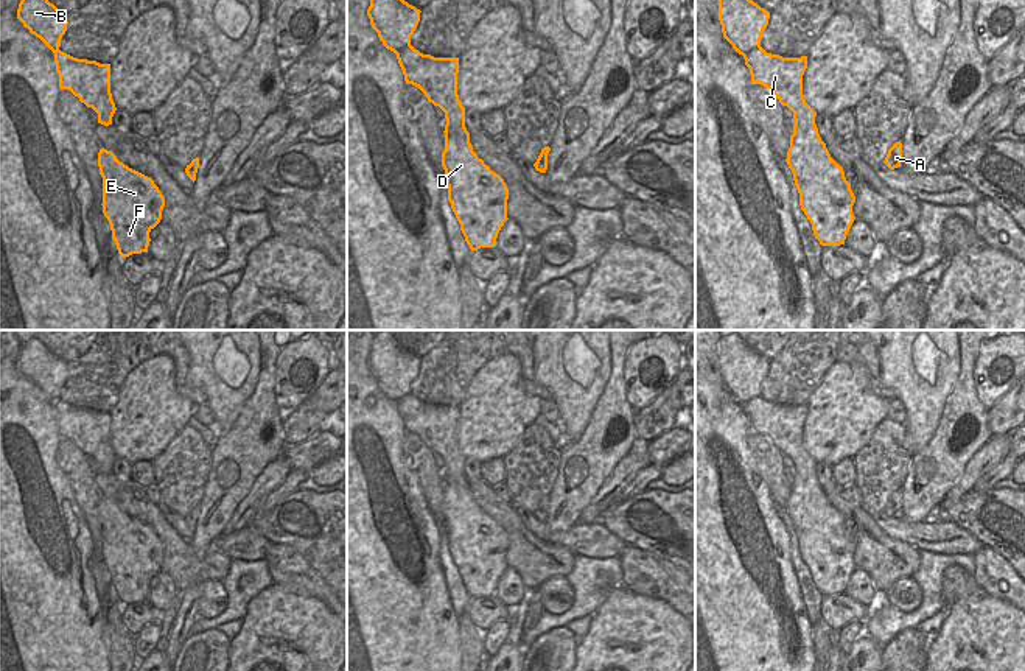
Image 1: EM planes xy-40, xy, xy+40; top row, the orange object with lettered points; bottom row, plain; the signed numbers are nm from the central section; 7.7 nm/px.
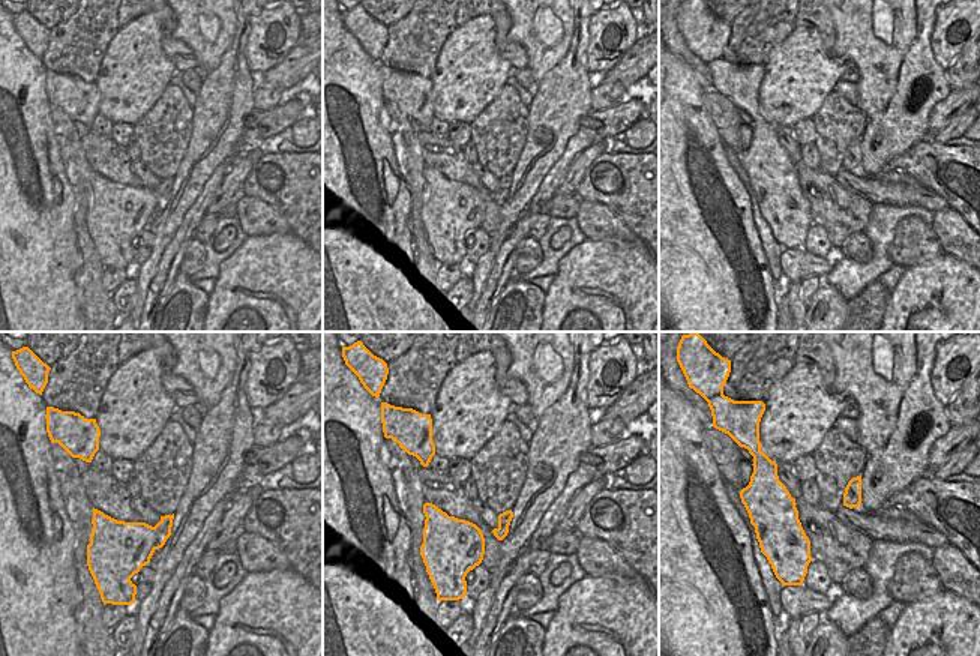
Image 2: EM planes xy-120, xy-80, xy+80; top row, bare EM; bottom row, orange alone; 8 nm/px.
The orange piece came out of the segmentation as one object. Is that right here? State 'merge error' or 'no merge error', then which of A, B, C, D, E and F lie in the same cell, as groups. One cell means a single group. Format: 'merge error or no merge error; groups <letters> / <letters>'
no merge error; groups A B C D E F

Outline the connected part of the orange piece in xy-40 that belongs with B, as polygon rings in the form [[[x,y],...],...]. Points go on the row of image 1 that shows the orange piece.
[[[20,0],[17,19],[54,53],[59,87],[92,107],[98,123],[112,125],[117,107],[110,93],[110,64],[78,59],[59,50],[67,31],[67,14],[48,0]]]

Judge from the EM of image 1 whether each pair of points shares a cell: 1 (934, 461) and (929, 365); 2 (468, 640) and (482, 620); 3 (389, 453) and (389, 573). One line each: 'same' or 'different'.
1: different
2: different
3: same

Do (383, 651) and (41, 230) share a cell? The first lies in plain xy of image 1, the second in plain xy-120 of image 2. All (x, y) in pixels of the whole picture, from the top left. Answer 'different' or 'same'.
same

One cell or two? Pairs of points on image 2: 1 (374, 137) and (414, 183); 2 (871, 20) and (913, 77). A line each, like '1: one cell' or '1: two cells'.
1: two cells
2: two cells

